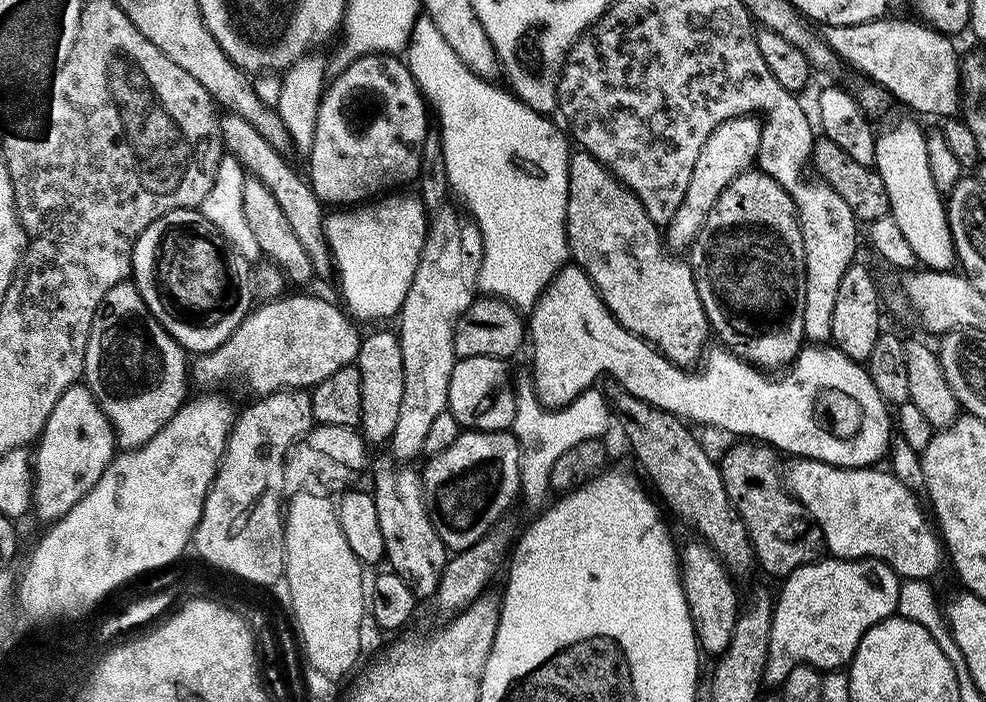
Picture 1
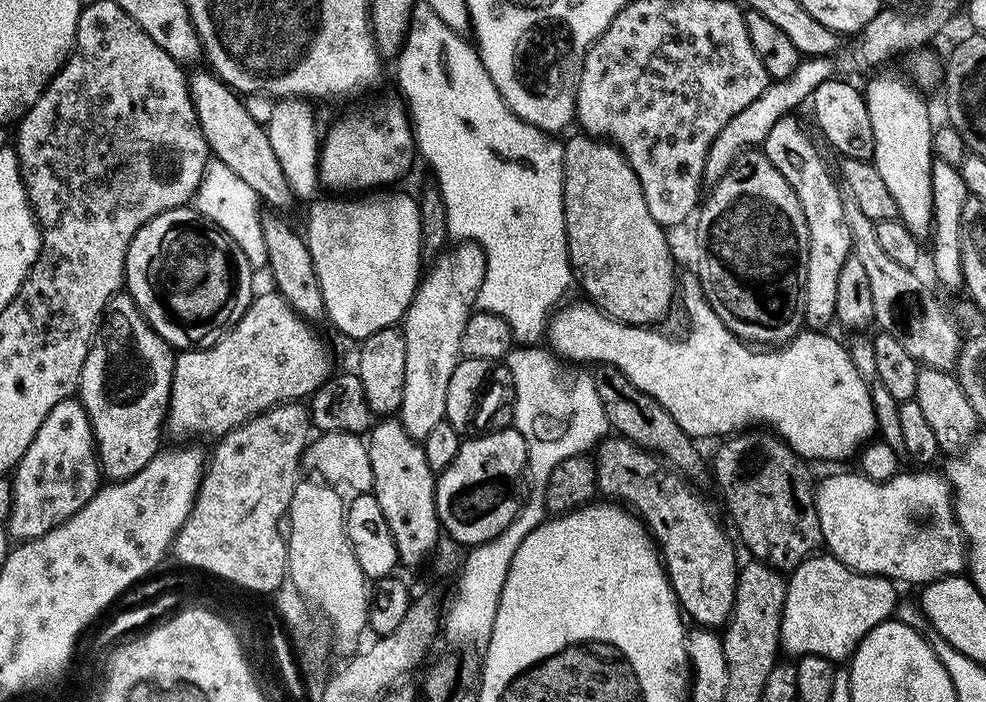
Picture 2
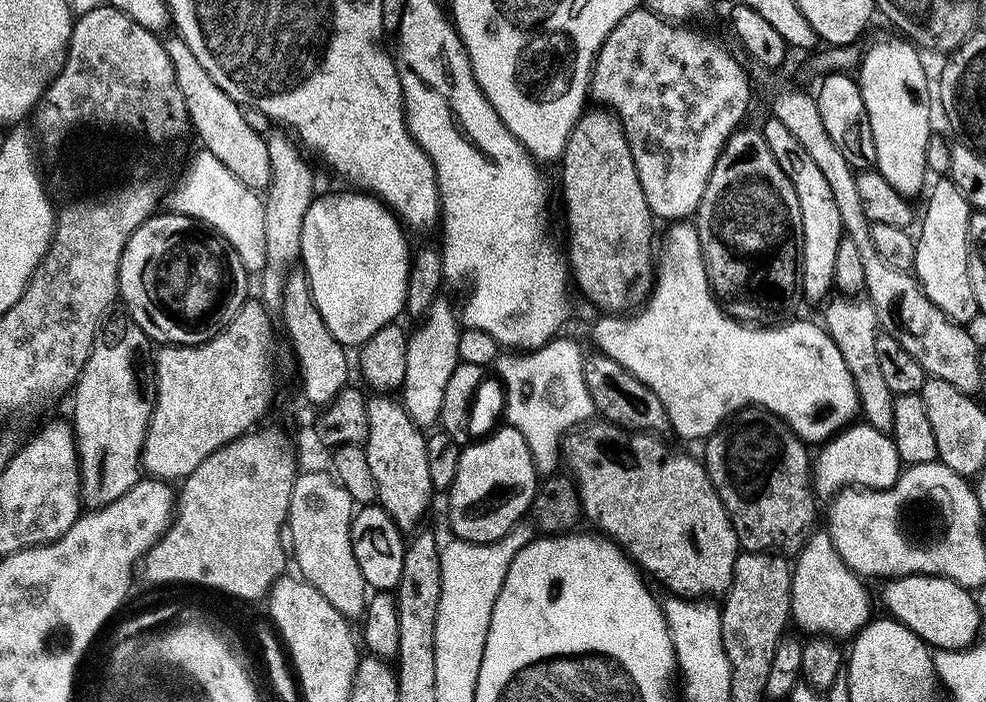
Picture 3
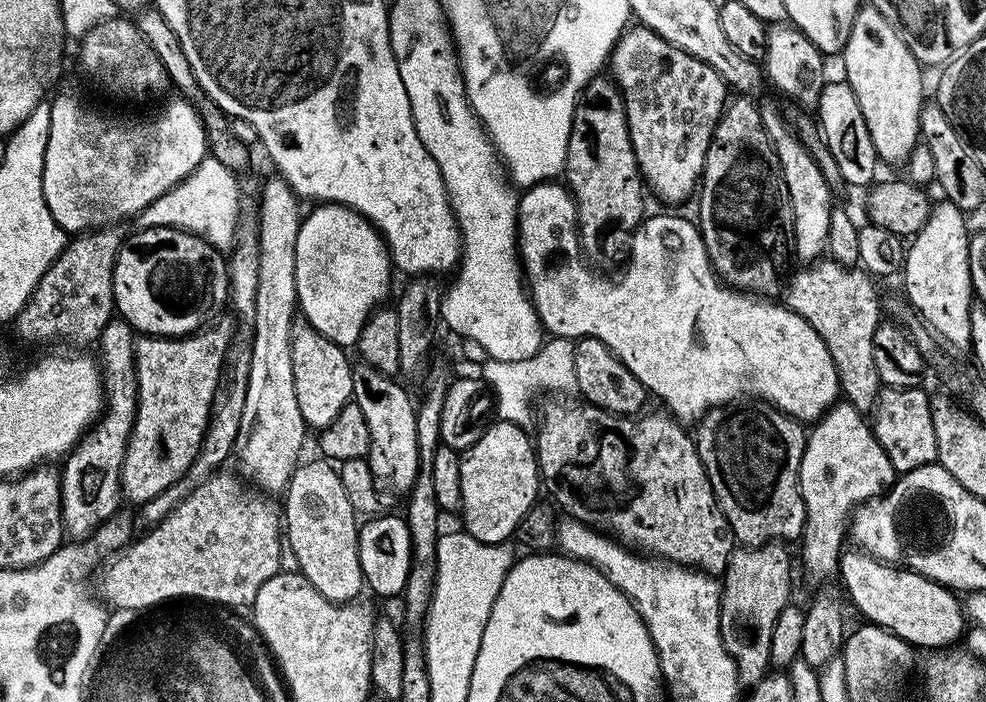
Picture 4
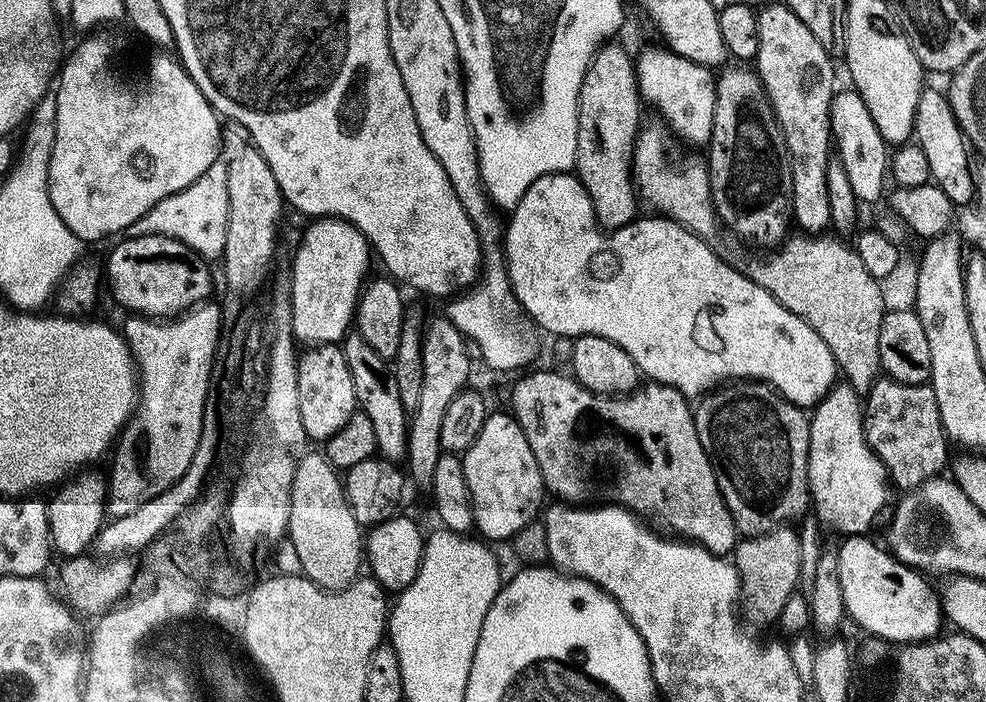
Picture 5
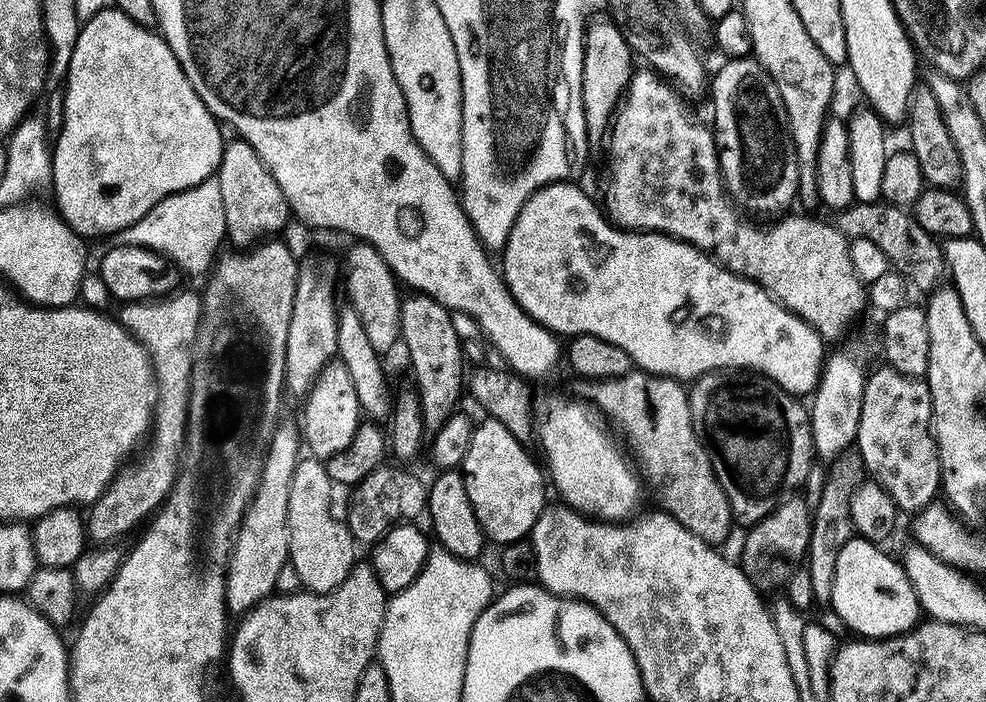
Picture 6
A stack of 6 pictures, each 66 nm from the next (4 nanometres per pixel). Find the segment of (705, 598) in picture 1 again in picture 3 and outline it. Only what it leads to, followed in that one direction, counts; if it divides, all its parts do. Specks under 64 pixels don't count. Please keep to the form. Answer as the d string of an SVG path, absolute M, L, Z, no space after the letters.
M600 418L564 436L562 464L568 467L567 475L580 495L583 519L589 520L593 524L591 527L608 539L615 540L649 577L661 580L673 597L720 598L728 591L734 578L734 562L742 549L726 514L726 506L722 506L708 471L697 457L695 460L671 448L659 435L633 432L631 428L621 428L619 424L609 424Z

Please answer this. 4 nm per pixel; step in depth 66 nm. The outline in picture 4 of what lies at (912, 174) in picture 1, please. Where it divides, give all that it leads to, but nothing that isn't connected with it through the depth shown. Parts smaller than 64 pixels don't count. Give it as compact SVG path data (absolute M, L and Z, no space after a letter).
M871 6L861 7L852 19L852 28L848 31L847 40L842 44L843 56L843 75L858 98L858 106L862 110L862 118L866 118L866 130L870 130L877 157L883 163L885 160L888 164L903 165L917 144L921 143L920 112L926 103L924 76L920 73L923 72L922 66L914 58L914 54L910 54L906 42L896 28L890 26L890 22L886 22L886 18L882 18L882 14L878 14L878 10Z

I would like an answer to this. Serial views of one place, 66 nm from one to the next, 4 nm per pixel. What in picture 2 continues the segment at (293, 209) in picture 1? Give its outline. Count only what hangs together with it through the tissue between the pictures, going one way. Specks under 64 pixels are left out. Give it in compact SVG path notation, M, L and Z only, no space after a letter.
M209 71L191 73L188 76L188 89L196 117L200 123L202 134L208 143L208 151L215 159L226 162L250 190L260 197L269 209L280 210L288 203L293 203L294 197L286 182L282 168L278 166L278 158L274 158L274 146L268 141L268 129L263 123L252 125L252 116L243 104L241 97L233 92L219 76Z

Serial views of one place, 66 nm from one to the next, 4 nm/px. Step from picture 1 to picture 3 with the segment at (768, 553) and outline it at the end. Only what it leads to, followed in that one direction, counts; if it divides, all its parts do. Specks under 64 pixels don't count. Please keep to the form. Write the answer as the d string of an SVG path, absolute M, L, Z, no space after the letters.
M749 406L741 408L727 422L720 425L703 441L702 463L708 471L710 482L726 506L726 514L738 534L741 549L746 552L771 552L796 554L814 533L818 497L813 492L813 469L810 467L809 445L798 439L788 425L766 408Z

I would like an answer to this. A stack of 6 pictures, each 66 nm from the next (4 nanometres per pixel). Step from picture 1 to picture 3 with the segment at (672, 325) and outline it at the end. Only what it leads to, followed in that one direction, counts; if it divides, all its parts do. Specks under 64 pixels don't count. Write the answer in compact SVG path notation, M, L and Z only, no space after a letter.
M592 106L581 112L576 124L570 130L568 141L564 147L564 155L559 161L560 184L564 187L564 216L568 219L568 252L566 248L566 263L570 269L571 279L580 287L580 292L592 304L604 308L608 314L624 314L637 306L643 305L650 292L650 281L654 276L654 244L652 248L652 223L654 217L650 206L646 202L646 194L642 190L642 182L638 182L638 174L634 170L634 158L630 154L630 146L626 142L626 134L620 125L620 119L615 112L605 110L600 106Z

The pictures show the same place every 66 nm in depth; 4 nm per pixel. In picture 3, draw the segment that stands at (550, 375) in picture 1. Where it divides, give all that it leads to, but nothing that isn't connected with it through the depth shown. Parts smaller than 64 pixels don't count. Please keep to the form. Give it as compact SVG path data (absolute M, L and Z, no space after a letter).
M676 222L669 228L672 229L665 234L664 245L661 248L659 245L658 263L654 268L654 283L651 285L650 295L645 299L642 307L631 314L601 315L601 320L592 328L592 336L596 339L597 346L600 347L597 349L603 355L614 358L614 362L618 362L623 368L630 370L630 374L634 374L634 378L638 378L647 388L654 390L654 394L658 394L658 398L668 415L671 431L673 433L676 431L684 440L700 442L711 436L721 424L739 412L741 408L749 406L766 408L775 416L779 416L780 419L788 421L793 434L809 446L824 444L825 441L831 440L835 433L852 424L860 412L860 399L856 393L854 378L850 378L850 370L846 370L846 361L843 360L841 352L838 351L838 346L834 346L828 331L819 323L811 324L808 320L789 319L787 322L780 322L775 326L753 326L751 323L735 320L734 317L729 316L724 311L716 297L712 295L712 287L708 285L708 275L704 269L704 259L700 256L700 243L695 227L688 222Z

